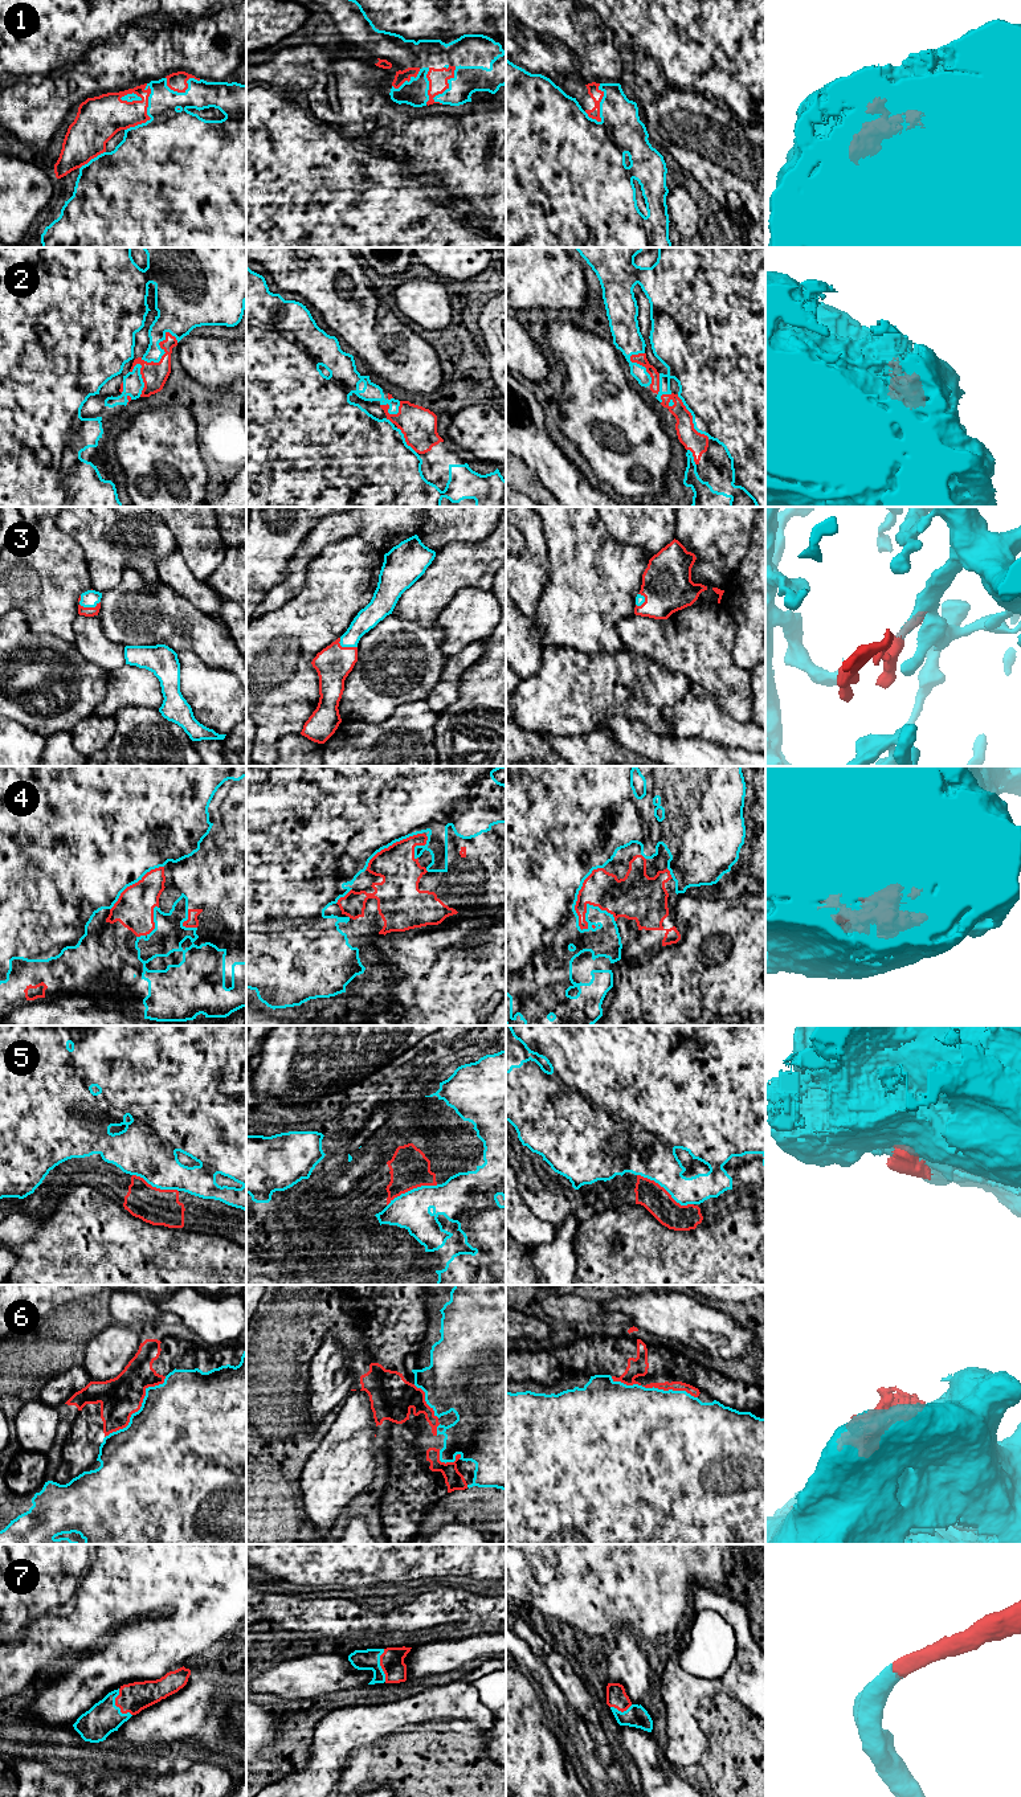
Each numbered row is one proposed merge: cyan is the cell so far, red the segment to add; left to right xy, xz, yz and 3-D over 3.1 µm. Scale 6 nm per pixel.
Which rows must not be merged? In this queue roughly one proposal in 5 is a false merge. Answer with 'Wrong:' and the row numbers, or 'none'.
Wrong: 6

